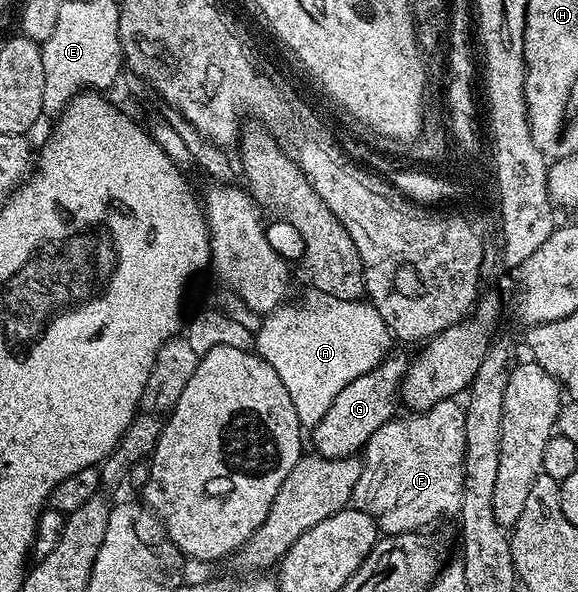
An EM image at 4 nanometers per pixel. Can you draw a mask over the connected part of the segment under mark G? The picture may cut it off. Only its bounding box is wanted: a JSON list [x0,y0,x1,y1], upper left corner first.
[313,355,407,459]

